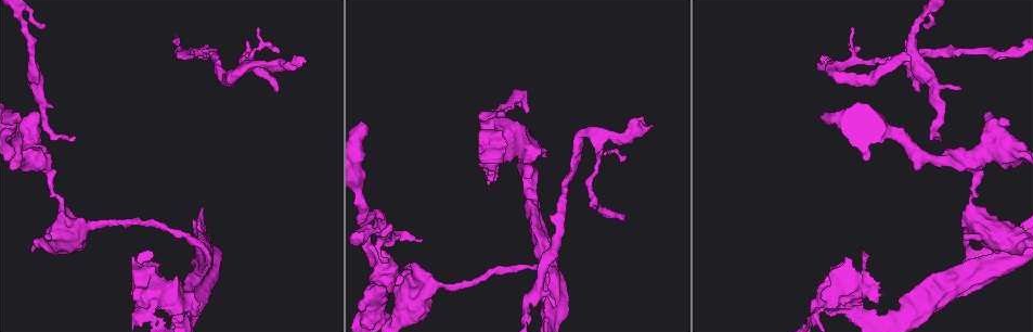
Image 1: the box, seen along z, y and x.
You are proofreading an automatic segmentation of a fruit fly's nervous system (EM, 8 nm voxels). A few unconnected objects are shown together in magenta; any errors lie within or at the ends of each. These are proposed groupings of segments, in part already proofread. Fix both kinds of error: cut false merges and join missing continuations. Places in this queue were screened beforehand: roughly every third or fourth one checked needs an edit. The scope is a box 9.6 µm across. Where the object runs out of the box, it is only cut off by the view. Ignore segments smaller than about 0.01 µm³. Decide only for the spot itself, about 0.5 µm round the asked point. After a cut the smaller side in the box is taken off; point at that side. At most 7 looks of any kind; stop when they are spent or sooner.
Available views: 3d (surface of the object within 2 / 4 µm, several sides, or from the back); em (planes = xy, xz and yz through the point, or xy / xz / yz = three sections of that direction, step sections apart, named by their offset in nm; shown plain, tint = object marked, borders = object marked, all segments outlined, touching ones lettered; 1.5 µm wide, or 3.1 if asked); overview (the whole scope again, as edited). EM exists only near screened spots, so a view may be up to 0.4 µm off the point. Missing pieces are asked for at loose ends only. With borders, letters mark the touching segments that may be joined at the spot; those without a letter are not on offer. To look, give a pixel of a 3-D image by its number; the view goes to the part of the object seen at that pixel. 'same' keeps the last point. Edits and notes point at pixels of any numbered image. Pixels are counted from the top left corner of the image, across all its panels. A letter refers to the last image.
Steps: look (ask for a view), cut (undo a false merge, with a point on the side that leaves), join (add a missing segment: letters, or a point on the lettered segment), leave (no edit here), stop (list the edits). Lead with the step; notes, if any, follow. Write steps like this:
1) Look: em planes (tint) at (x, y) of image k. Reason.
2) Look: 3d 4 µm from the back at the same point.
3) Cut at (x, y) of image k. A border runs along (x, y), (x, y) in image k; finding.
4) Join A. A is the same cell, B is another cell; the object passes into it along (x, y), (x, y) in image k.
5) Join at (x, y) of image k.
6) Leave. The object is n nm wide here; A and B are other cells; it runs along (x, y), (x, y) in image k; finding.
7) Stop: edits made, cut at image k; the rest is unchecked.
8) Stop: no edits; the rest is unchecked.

Look: 3d 4 µm at (851, 306) of image 1. A fork.

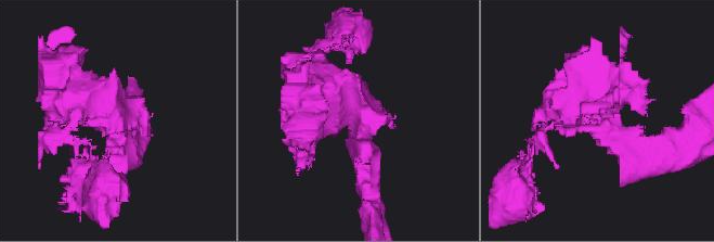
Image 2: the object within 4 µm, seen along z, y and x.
Look: em planes (borders) at (359, 117) of image 2.

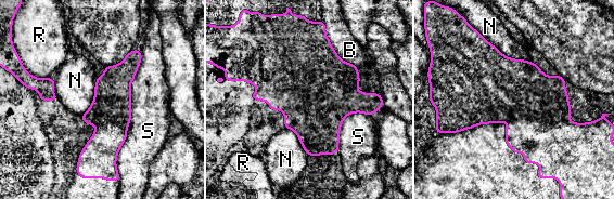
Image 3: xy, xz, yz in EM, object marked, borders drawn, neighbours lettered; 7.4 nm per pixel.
Leave. B, N, R and S are other cells; one cell here.

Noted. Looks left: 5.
Look: 3d 2 µm at (420, 243) of image 1. Thin end.

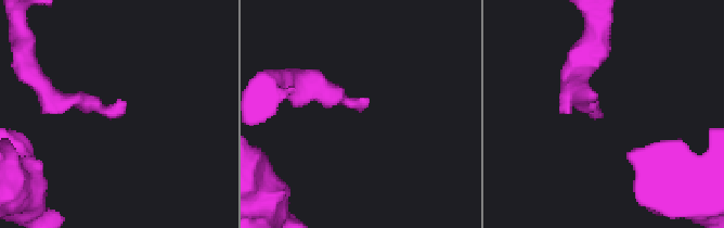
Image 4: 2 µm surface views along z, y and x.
Look: em planes (borders) at (601, 113) of image 4.

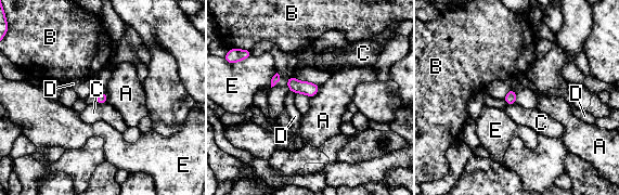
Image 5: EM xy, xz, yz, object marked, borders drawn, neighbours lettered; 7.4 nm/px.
Leave. A, B, C, D and E are other cells; a border runs along (320, 87), (311, 98) in image 5; no lettered segment goes on from it.

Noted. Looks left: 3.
Look: em planes (borders) at (976, 192) of image 1. Narrows sharply.

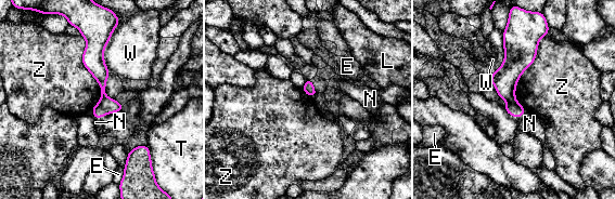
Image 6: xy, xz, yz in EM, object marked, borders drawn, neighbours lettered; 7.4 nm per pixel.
Cut at (504, 79) of image 6. The object is 80 nm wide here; E, L, N, T, W and Z are other cells; a border runs along (514, 98), (508, 103) in image 6; two cells meet here.

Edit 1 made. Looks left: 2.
Stop: edits made, cut at image 6; the rest is unchecked.

